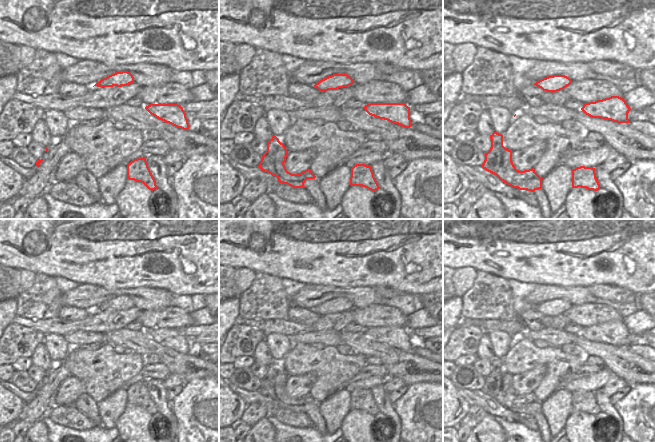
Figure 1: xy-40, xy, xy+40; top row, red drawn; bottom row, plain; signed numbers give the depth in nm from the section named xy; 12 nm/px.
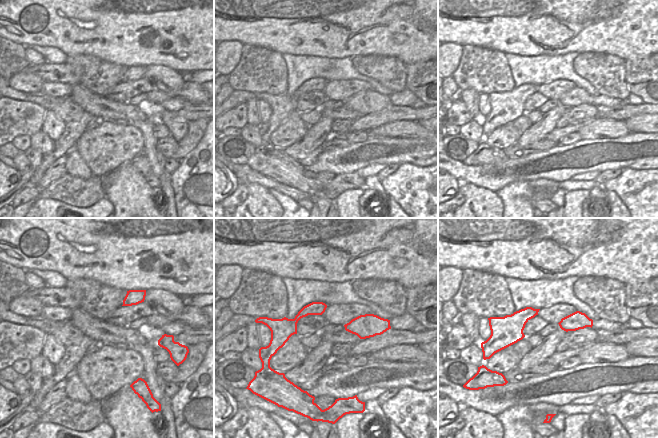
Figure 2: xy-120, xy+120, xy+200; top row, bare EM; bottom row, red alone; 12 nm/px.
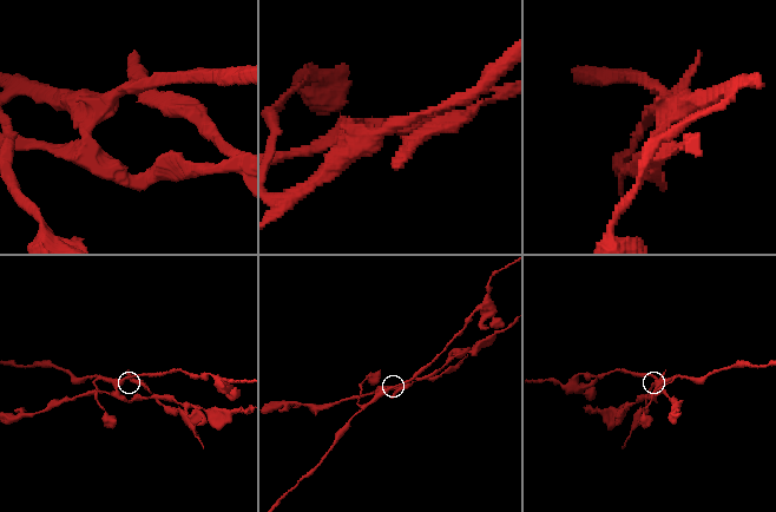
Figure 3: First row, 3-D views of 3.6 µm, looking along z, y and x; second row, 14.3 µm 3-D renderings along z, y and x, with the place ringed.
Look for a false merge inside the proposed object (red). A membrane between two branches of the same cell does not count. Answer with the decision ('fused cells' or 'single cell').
fused cells

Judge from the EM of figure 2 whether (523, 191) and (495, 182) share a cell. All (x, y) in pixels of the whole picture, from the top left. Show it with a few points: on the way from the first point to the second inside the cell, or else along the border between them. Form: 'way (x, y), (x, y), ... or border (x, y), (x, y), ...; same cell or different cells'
border (529, 180), (512, 181), (495, 191); different cells

